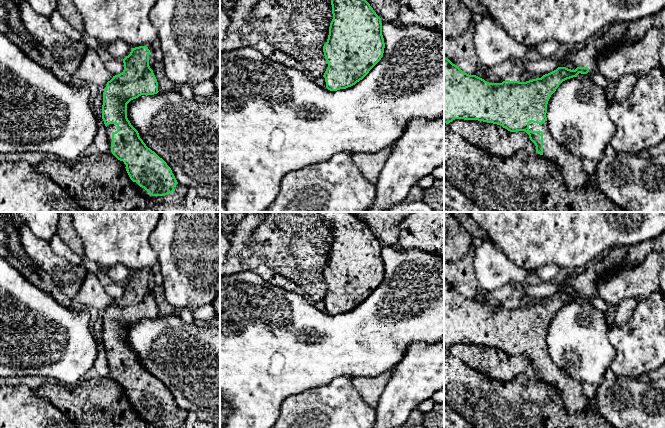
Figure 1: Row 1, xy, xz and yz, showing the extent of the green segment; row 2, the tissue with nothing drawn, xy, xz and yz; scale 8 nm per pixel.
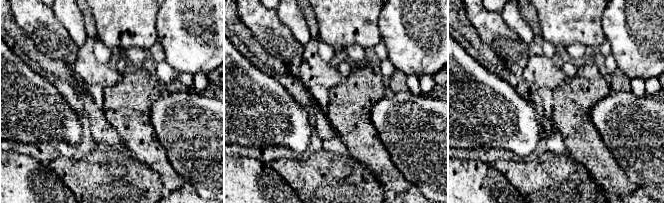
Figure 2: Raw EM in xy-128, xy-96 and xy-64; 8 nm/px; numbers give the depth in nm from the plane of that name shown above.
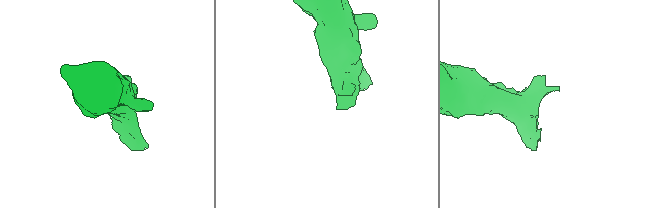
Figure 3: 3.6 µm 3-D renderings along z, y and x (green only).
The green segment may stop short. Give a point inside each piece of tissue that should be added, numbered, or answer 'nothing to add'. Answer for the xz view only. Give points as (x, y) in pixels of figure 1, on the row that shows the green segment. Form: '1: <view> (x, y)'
nothing to add

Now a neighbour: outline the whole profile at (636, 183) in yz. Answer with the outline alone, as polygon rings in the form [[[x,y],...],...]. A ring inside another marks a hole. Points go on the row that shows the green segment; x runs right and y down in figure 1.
[[[616,153],[603,155],[596,164],[597,186],[626,212],[665,212],[665,155]]]

